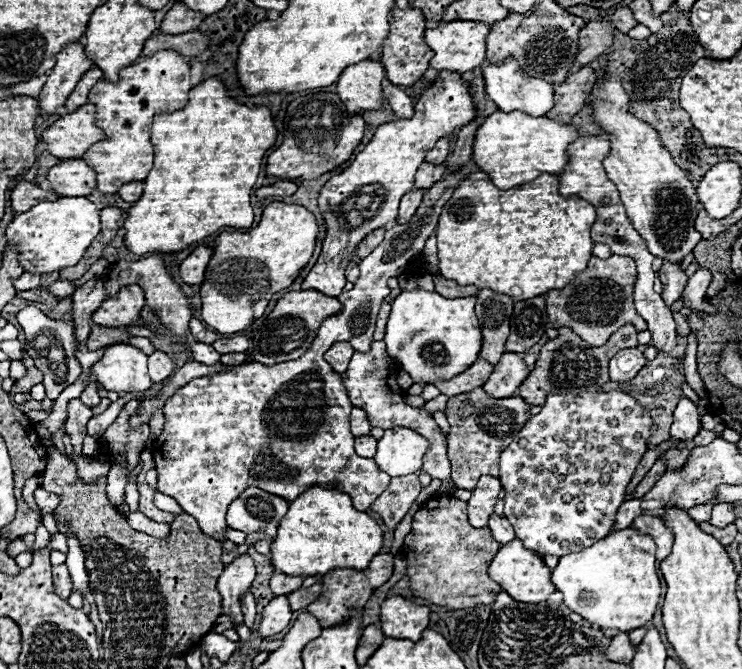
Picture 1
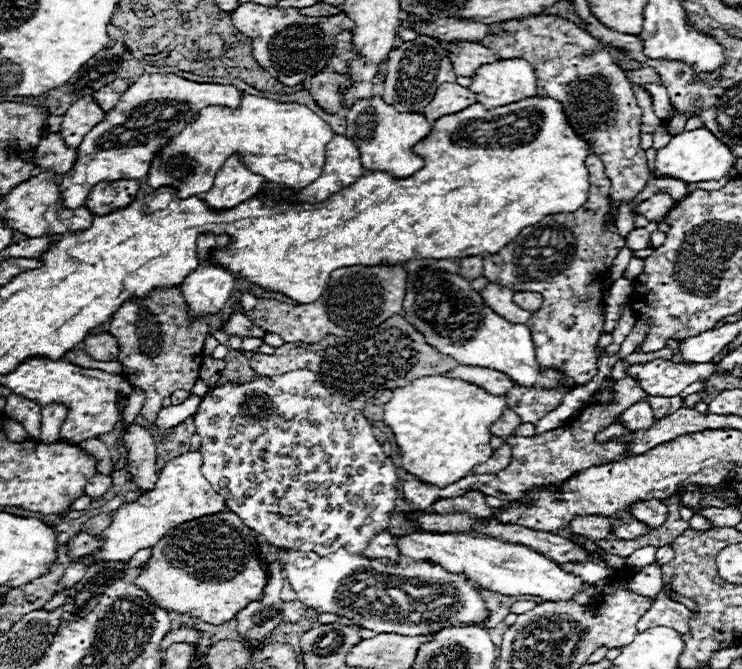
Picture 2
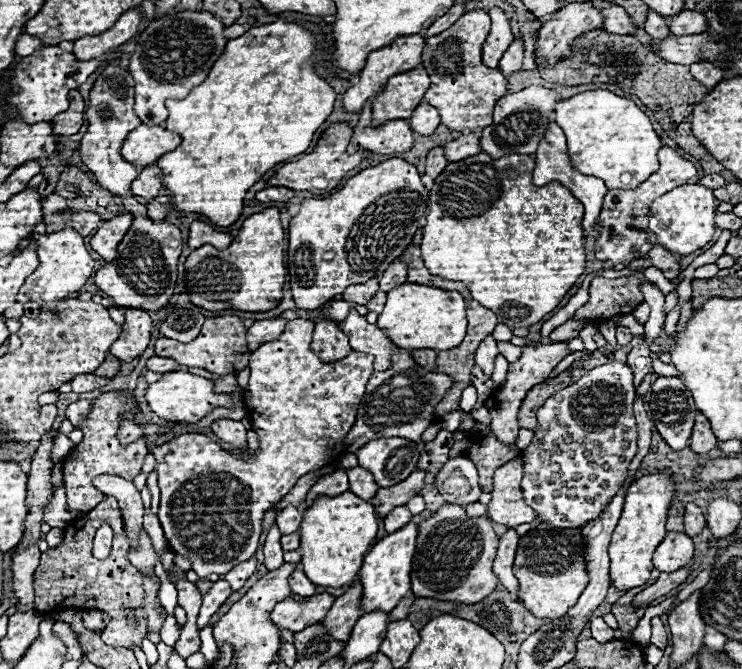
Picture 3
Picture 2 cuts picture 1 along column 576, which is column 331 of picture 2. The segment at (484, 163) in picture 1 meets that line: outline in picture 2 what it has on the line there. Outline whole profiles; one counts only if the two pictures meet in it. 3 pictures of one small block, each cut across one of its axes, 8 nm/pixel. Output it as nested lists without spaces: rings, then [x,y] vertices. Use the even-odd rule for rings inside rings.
[[[242,94],[238,108],[208,106],[200,110],[170,144],[162,144],[160,154],[156,154],[146,174],[146,186],[150,190],[174,186],[178,198],[202,198],[212,188],[216,172],[224,166],[226,158],[238,154],[250,172],[264,176],[268,182],[298,190],[322,174],[326,144],[332,138],[334,132],[330,124],[304,104],[284,104]]]

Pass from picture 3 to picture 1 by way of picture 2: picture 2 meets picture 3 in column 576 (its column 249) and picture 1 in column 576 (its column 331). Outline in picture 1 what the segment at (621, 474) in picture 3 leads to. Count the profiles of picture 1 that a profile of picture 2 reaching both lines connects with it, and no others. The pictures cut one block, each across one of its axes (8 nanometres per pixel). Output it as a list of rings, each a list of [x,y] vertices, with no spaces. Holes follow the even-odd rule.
[[[552,390],[546,396],[546,402],[540,410],[540,414],[530,416],[526,420],[526,424],[522,426],[522,430],[518,432],[516,440],[508,444],[508,448],[502,452],[500,456],[500,482],[504,488],[504,516],[512,522],[514,530],[516,530],[516,538],[524,542],[526,548],[538,552],[538,554],[552,554],[552,556],[562,556],[562,554],[570,554],[570,552],[580,552],[582,548],[598,542],[600,538],[604,538],[606,534],[612,532],[614,528],[614,520],[616,520],[616,512],[622,506],[622,502],[626,500],[626,486],[630,484],[638,462],[642,460],[644,452],[648,450],[648,438],[650,438],[650,430],[652,430],[652,418],[648,414],[648,410],[644,406],[640,406],[636,402],[636,398],[632,398],[630,394],[622,392],[622,390],[610,390],[610,392],[590,392],[590,390]]]

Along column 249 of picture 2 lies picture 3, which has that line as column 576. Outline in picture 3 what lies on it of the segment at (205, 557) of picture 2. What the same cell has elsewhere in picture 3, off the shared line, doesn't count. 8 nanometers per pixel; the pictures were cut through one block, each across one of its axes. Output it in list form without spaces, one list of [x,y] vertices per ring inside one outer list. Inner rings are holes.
[[[540,522],[520,538],[514,560],[514,574],[520,580],[518,596],[536,618],[562,618],[578,602],[578,596],[588,586],[586,560],[582,554],[586,554],[586,542],[580,528],[558,530],[548,522]]]

